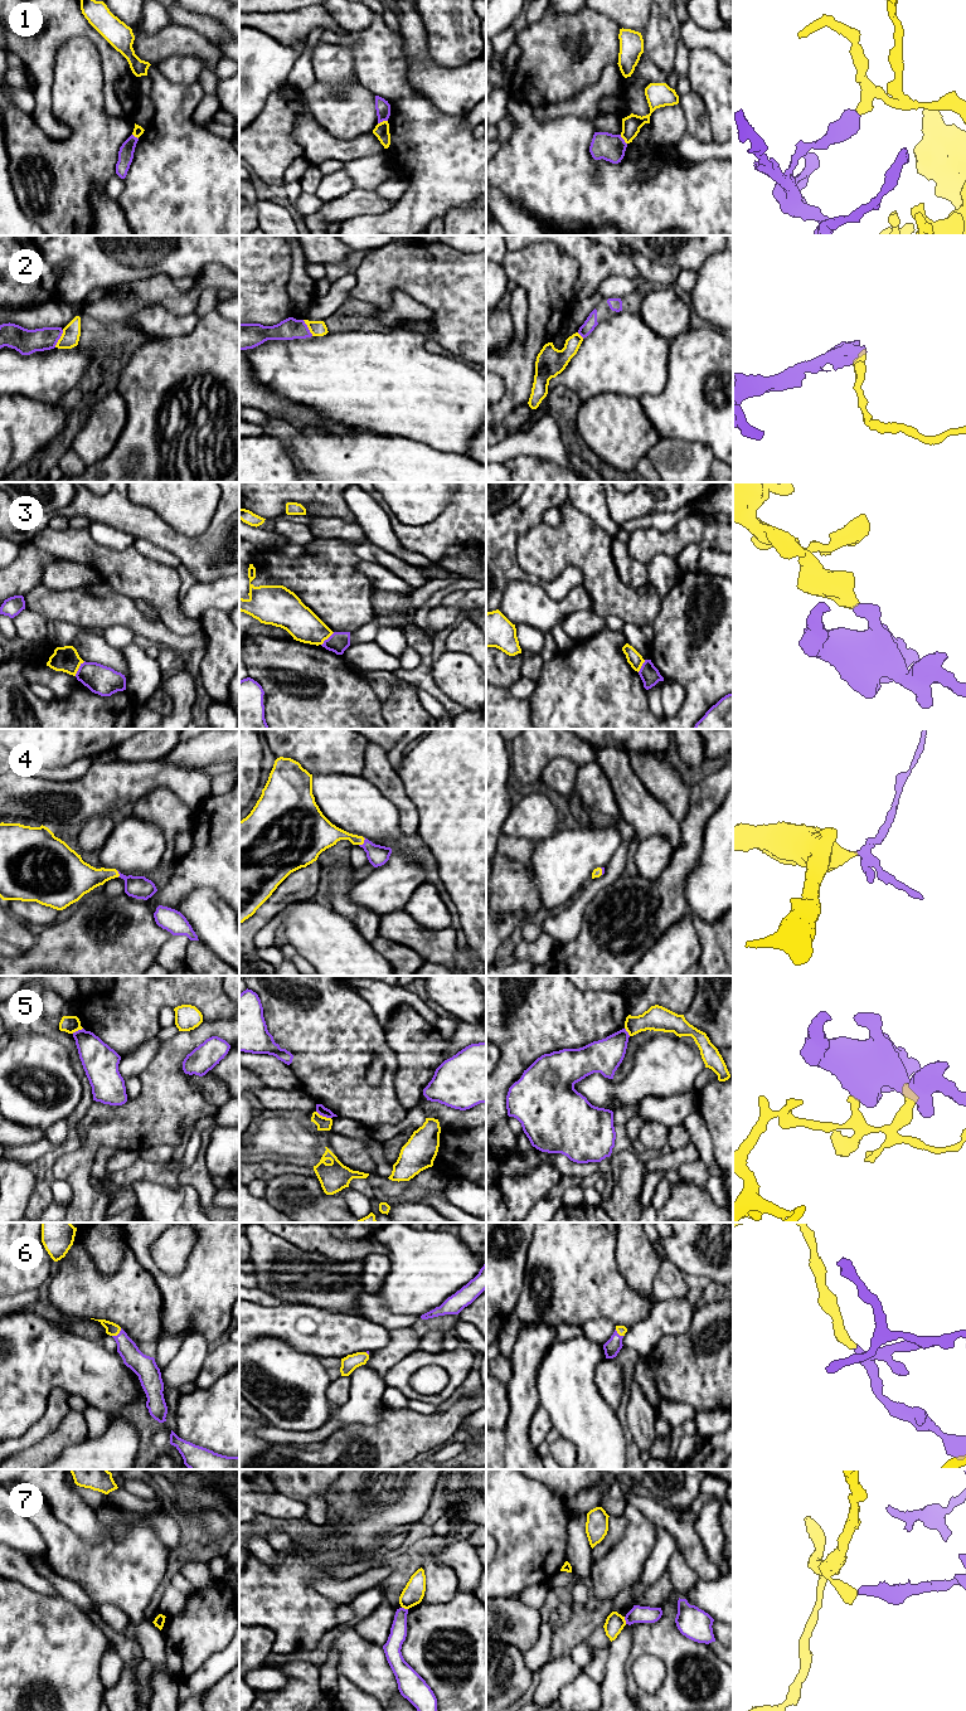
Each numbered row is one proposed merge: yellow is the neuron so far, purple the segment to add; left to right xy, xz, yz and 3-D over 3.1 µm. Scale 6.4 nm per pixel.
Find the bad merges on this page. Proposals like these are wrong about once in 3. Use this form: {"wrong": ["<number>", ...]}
{"wrong": ["1", "2", "3", "5", "7"]}

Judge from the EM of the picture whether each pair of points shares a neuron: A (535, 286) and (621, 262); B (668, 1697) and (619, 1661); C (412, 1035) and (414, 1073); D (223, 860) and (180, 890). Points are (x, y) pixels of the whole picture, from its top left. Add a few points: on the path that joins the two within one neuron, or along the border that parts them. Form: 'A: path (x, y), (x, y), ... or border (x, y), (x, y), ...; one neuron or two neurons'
A: border (562, 249), (578, 263), (578, 277), (571, 304); two neurons
B: border (631, 1636), (630, 1653), (625, 1663), (627, 1694); two neurons
C: path (414, 1044), (414, 1064); one neuron
D: path (213, 863), (205, 865), (190, 880); one neuron

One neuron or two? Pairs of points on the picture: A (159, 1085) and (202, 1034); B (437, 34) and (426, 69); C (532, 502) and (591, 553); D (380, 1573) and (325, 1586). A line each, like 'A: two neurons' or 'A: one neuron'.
A: one neuron
B: two neurons
C: two neurons
D: one neuron

